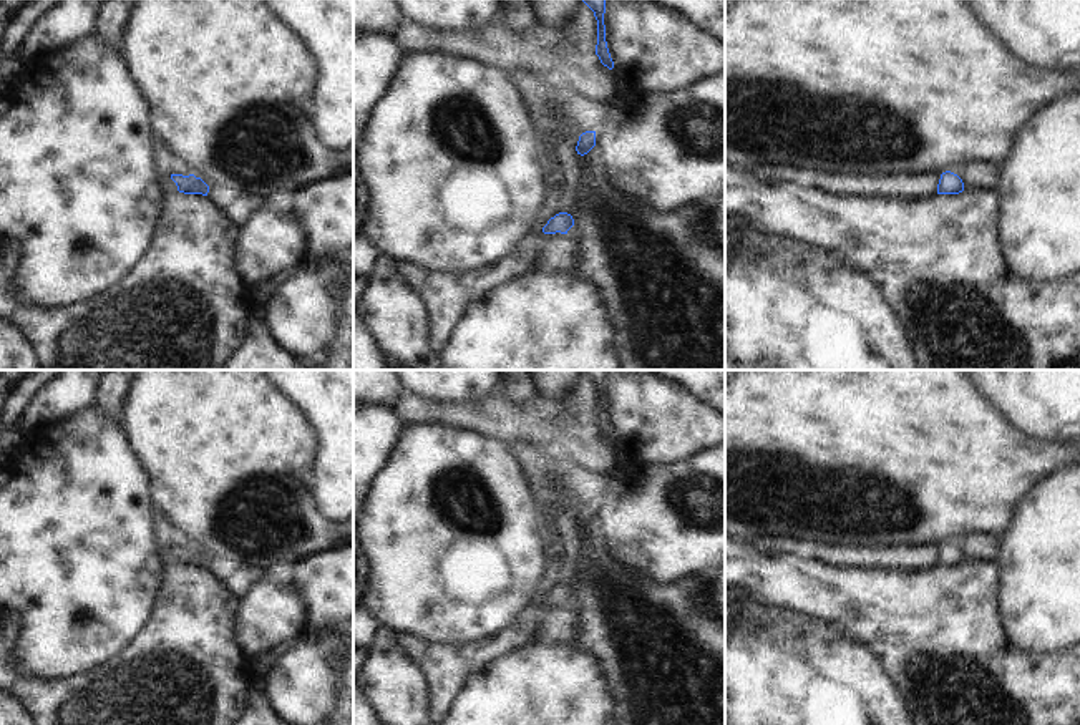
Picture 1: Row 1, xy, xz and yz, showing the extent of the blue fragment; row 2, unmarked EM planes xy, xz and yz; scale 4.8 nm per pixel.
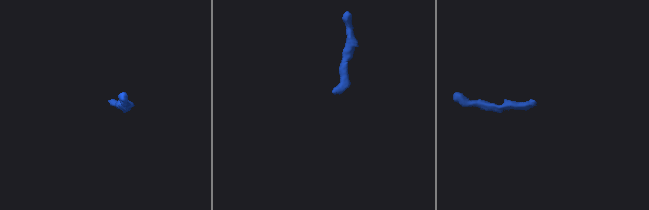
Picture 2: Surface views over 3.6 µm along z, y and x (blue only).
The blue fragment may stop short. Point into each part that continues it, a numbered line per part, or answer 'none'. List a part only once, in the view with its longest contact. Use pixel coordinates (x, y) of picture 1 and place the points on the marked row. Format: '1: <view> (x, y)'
1: xy (166, 184)
2: xz (659, 274)

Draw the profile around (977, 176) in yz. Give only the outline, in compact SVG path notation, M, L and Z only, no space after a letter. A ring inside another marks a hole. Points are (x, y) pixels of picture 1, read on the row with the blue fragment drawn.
M972 161L951 166L949 171L962 179L966 191L994 191L1000 169L985 161Z

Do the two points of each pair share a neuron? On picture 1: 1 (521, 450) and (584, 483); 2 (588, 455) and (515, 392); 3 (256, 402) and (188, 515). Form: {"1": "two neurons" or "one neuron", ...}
{"1": "one neuron", "2": "two neurons", "3": "one neuron"}

